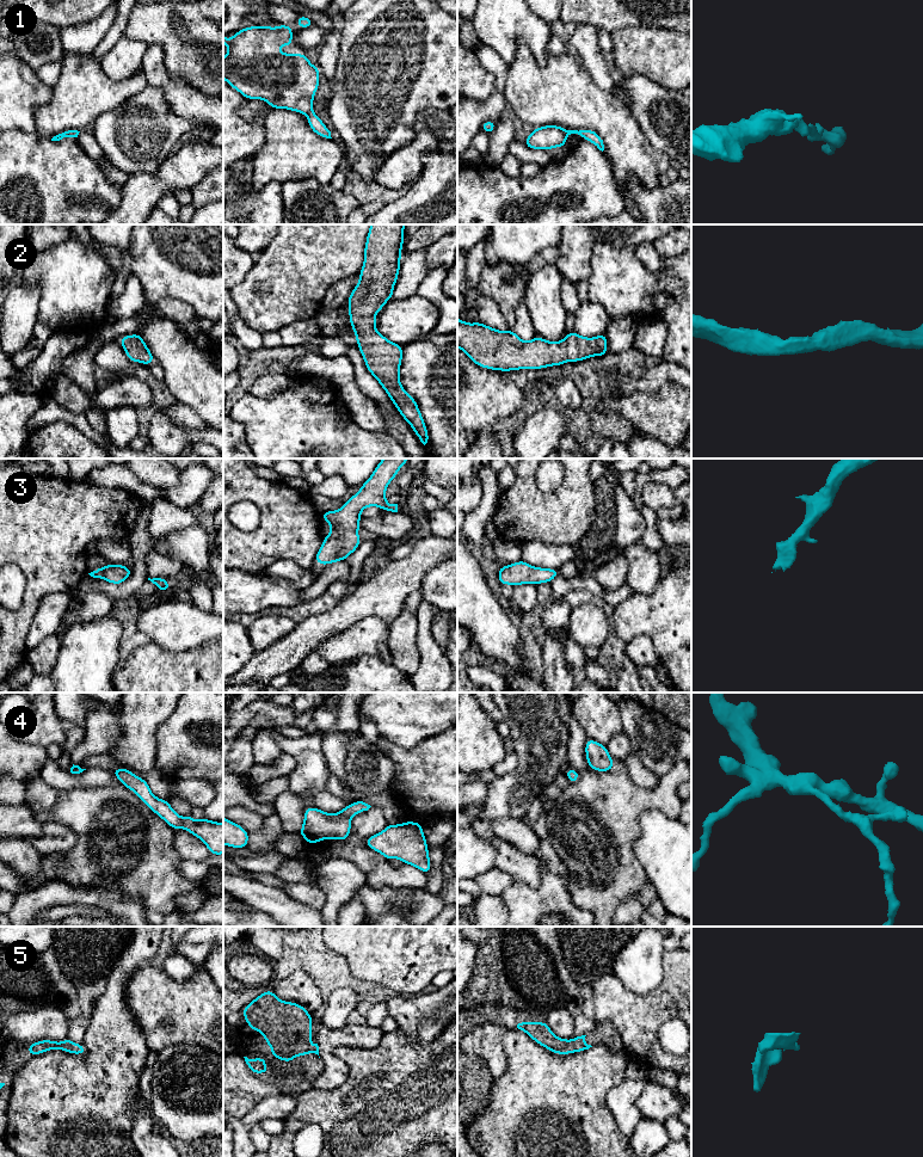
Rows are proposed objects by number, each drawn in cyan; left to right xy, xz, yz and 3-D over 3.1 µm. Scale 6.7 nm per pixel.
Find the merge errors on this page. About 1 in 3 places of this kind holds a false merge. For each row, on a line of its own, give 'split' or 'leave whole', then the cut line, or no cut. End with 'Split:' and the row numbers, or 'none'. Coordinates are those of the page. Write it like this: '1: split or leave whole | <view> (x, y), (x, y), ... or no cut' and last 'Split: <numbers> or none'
1: leave whole | no cut
2: leave whole | no cut
3: leave whole | no cut
4: leave whole | no cut
5: leave whole | no cut
Split: none

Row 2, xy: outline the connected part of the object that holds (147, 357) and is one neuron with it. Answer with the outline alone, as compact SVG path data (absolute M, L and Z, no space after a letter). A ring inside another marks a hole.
M139 333L124 336L119 339L119 343L130 362L141 362L143 365L155 362L154 356Z

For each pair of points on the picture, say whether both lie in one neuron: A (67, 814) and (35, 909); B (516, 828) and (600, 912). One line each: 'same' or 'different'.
A: different
B: different

